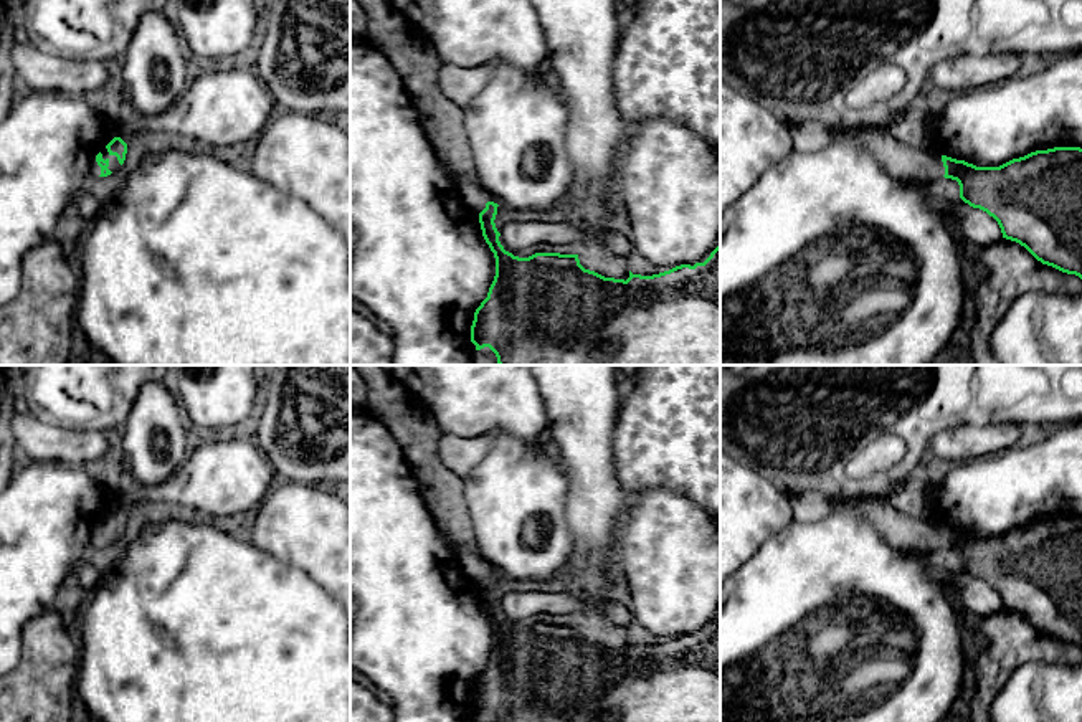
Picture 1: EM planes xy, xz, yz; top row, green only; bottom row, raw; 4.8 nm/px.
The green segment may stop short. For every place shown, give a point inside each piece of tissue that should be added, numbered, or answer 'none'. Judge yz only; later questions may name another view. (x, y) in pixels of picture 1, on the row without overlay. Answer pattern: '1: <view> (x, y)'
1: yz (902, 527)

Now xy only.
1: xy (114, 534)

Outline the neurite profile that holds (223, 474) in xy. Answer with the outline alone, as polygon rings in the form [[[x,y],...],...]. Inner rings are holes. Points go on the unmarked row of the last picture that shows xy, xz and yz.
[[[215,435],[195,439],[173,476],[145,489],[139,502],[170,504],[187,514],[233,515],[258,509],[276,482],[273,464],[251,435]]]

